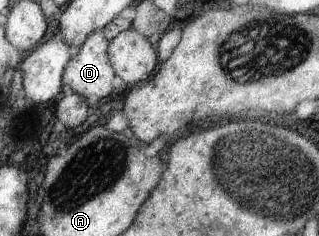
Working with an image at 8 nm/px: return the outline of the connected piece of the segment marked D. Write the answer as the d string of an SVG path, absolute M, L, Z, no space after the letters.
M122 17L115 18L109 26L103 30L94 31L93 34L86 39L82 46L78 47L74 55L74 59L70 59L65 72L65 85L69 92L82 95L84 98L96 97L96 99L104 99L112 93L112 79L114 79L113 65L110 65L108 48L109 42L115 39L122 31L131 29L131 22Z

